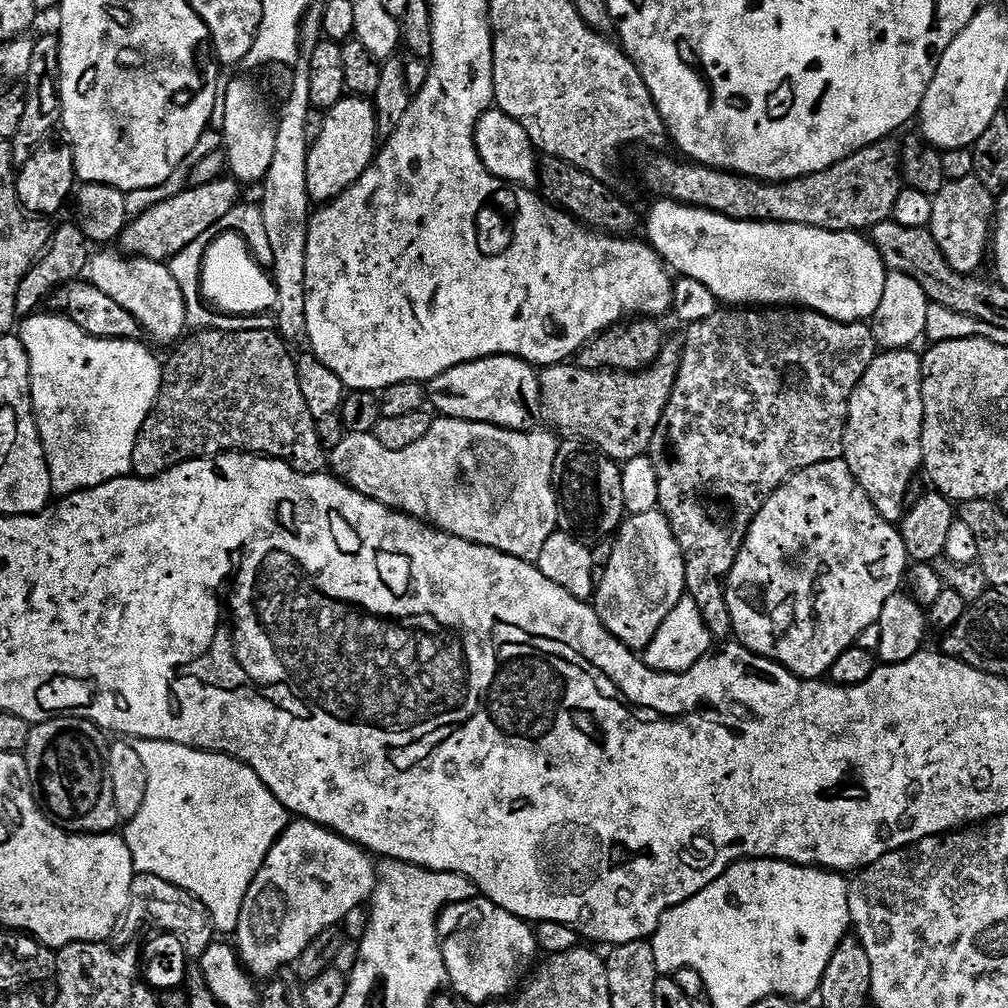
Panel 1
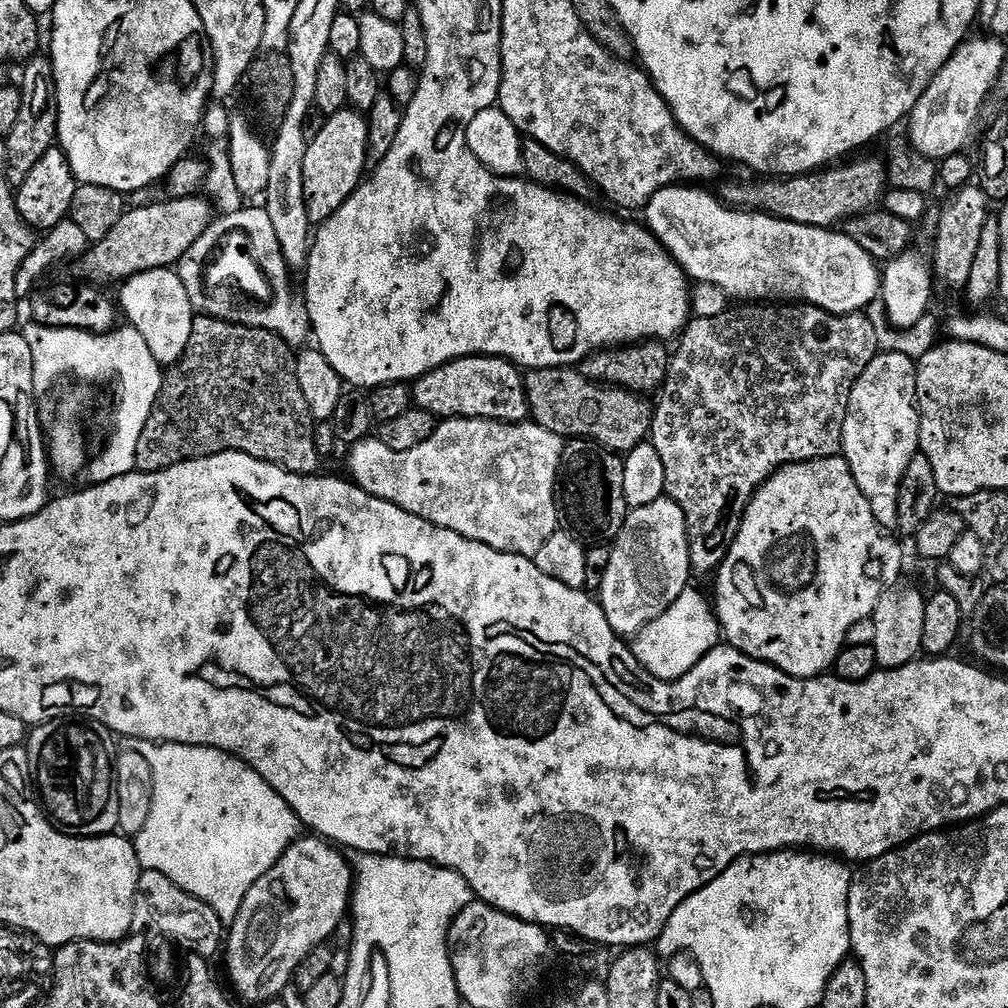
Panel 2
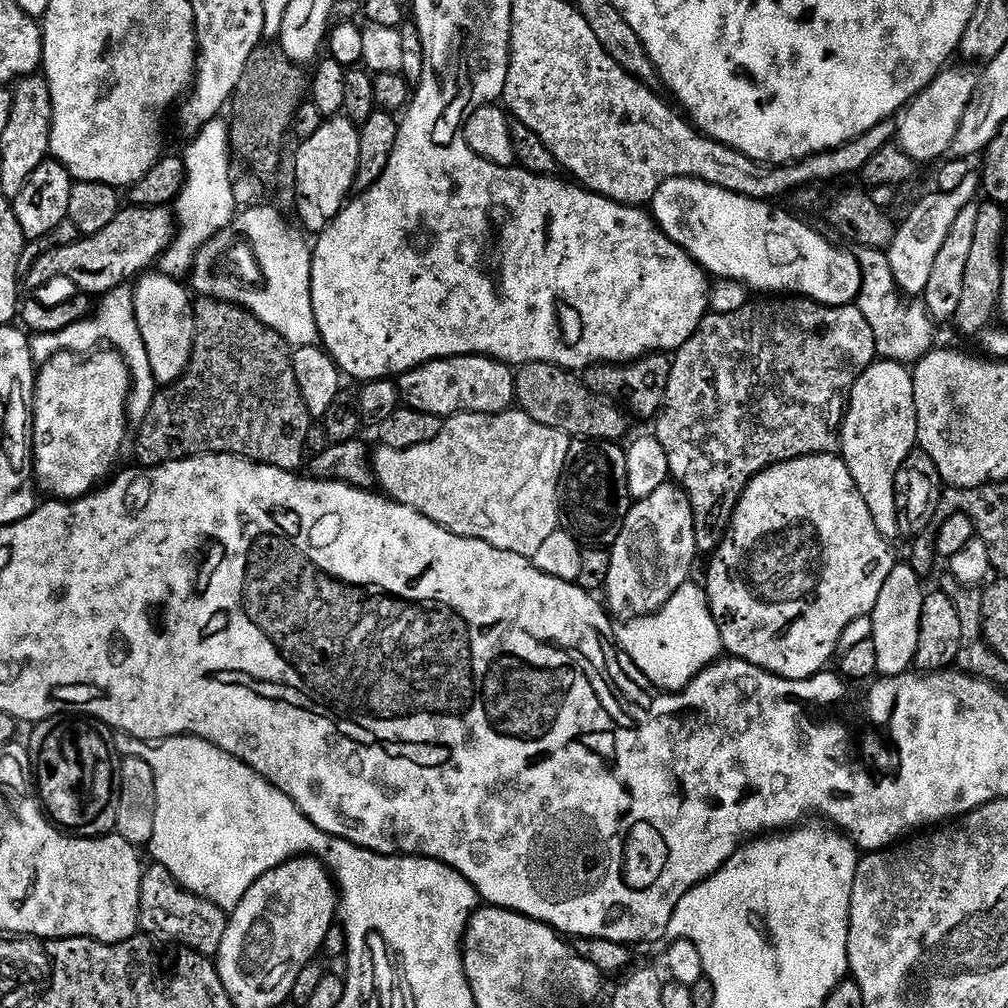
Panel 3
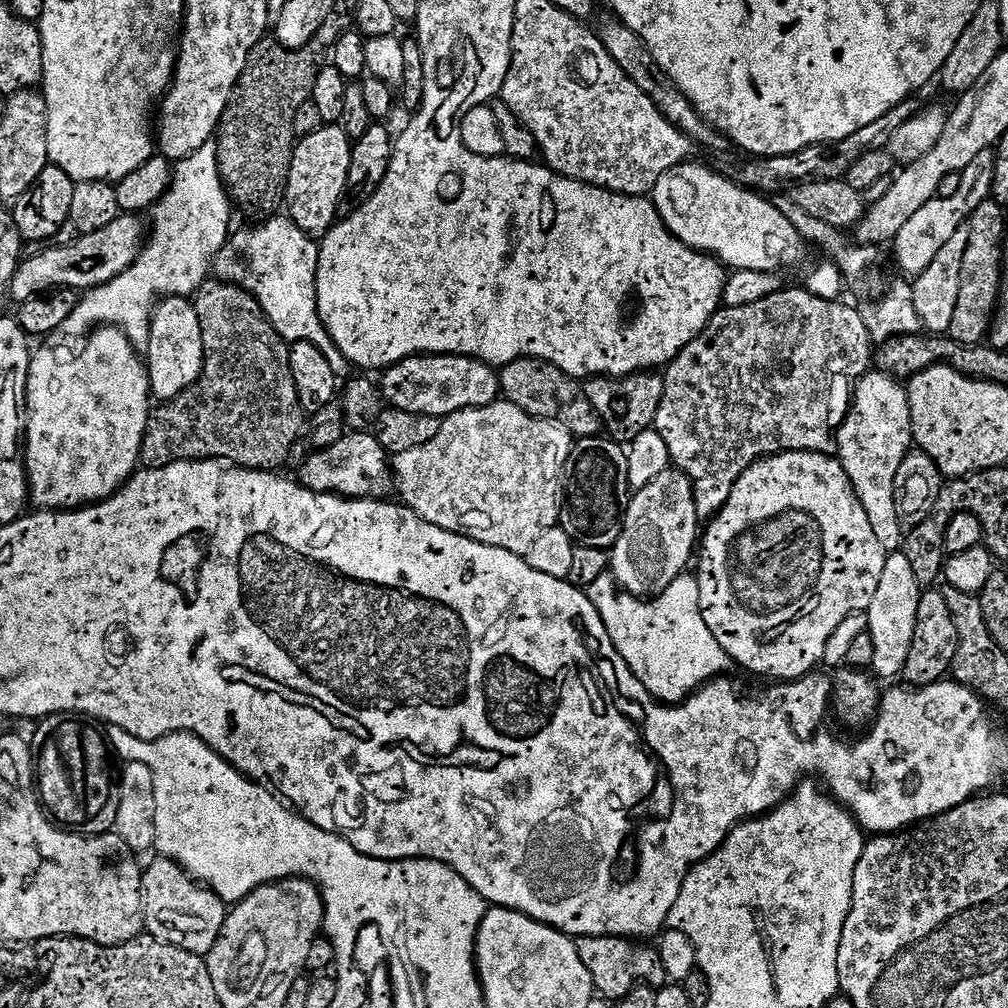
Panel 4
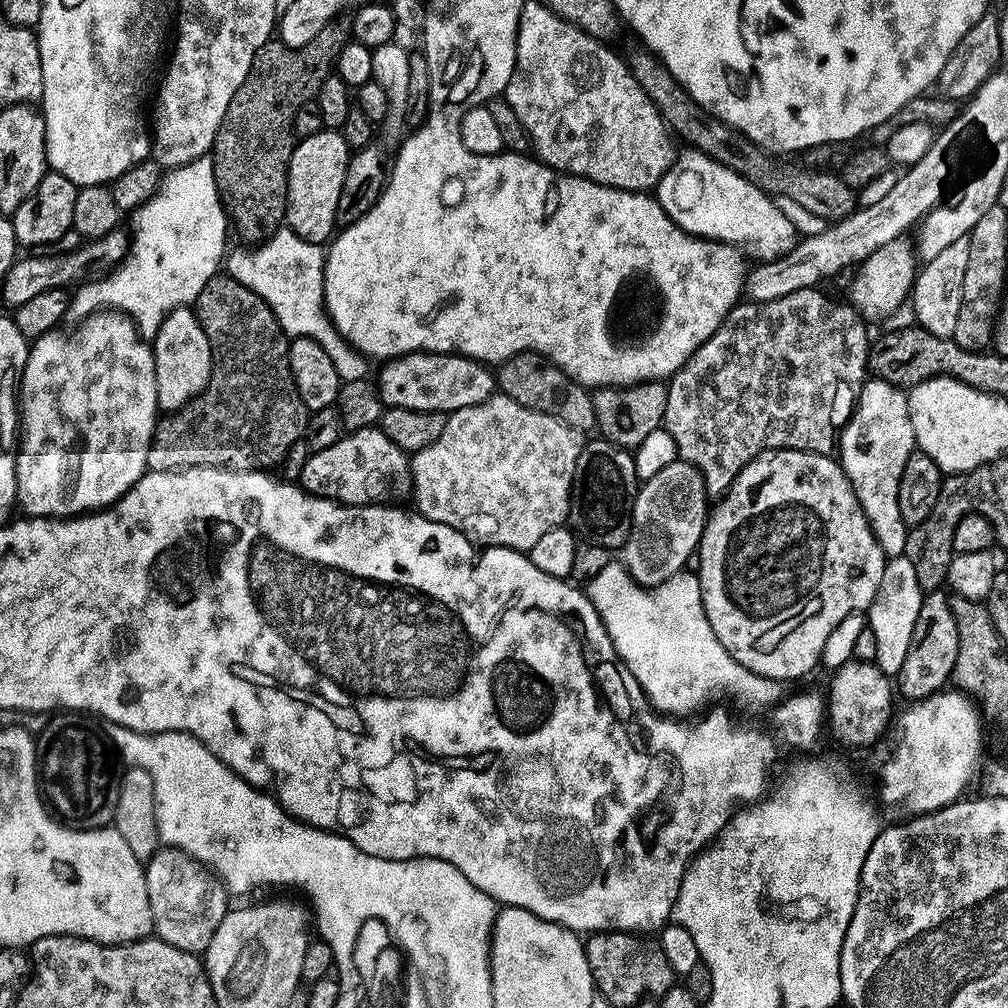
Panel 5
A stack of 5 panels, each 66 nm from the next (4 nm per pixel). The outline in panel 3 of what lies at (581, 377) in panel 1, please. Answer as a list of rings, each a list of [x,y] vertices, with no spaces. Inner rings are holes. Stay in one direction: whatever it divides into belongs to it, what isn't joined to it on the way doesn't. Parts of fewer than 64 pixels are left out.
[[[530,362],[519,365],[514,375],[516,404],[519,411],[526,413],[534,422],[542,422],[542,426],[557,428],[567,432],[569,437],[585,440],[620,442],[627,434],[629,417],[624,409],[610,400],[595,396],[575,371],[560,368],[556,364]]]

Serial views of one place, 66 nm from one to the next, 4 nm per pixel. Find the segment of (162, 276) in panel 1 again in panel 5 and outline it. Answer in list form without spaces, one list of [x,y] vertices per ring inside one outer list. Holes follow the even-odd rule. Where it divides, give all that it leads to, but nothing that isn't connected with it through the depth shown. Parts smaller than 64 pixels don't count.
[[[191,307],[180,308],[168,315],[160,333],[154,338],[154,351],[157,369],[163,370],[159,382],[165,393],[173,392],[184,402],[203,396],[212,377],[212,347],[210,338],[206,338],[206,330],[202,330],[200,319]]]

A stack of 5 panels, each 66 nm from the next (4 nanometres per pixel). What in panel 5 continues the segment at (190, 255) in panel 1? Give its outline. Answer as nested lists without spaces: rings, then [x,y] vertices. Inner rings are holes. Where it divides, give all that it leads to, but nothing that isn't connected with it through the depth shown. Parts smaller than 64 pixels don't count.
[[[289,228],[280,229],[271,240],[261,245],[252,256],[249,249],[241,248],[229,253],[226,260],[227,275],[247,286],[270,306],[289,339],[308,337],[318,342],[338,371],[341,383],[362,381],[369,375],[363,357],[348,341],[341,338],[333,326],[325,306],[325,249],[321,245],[298,238]]]

